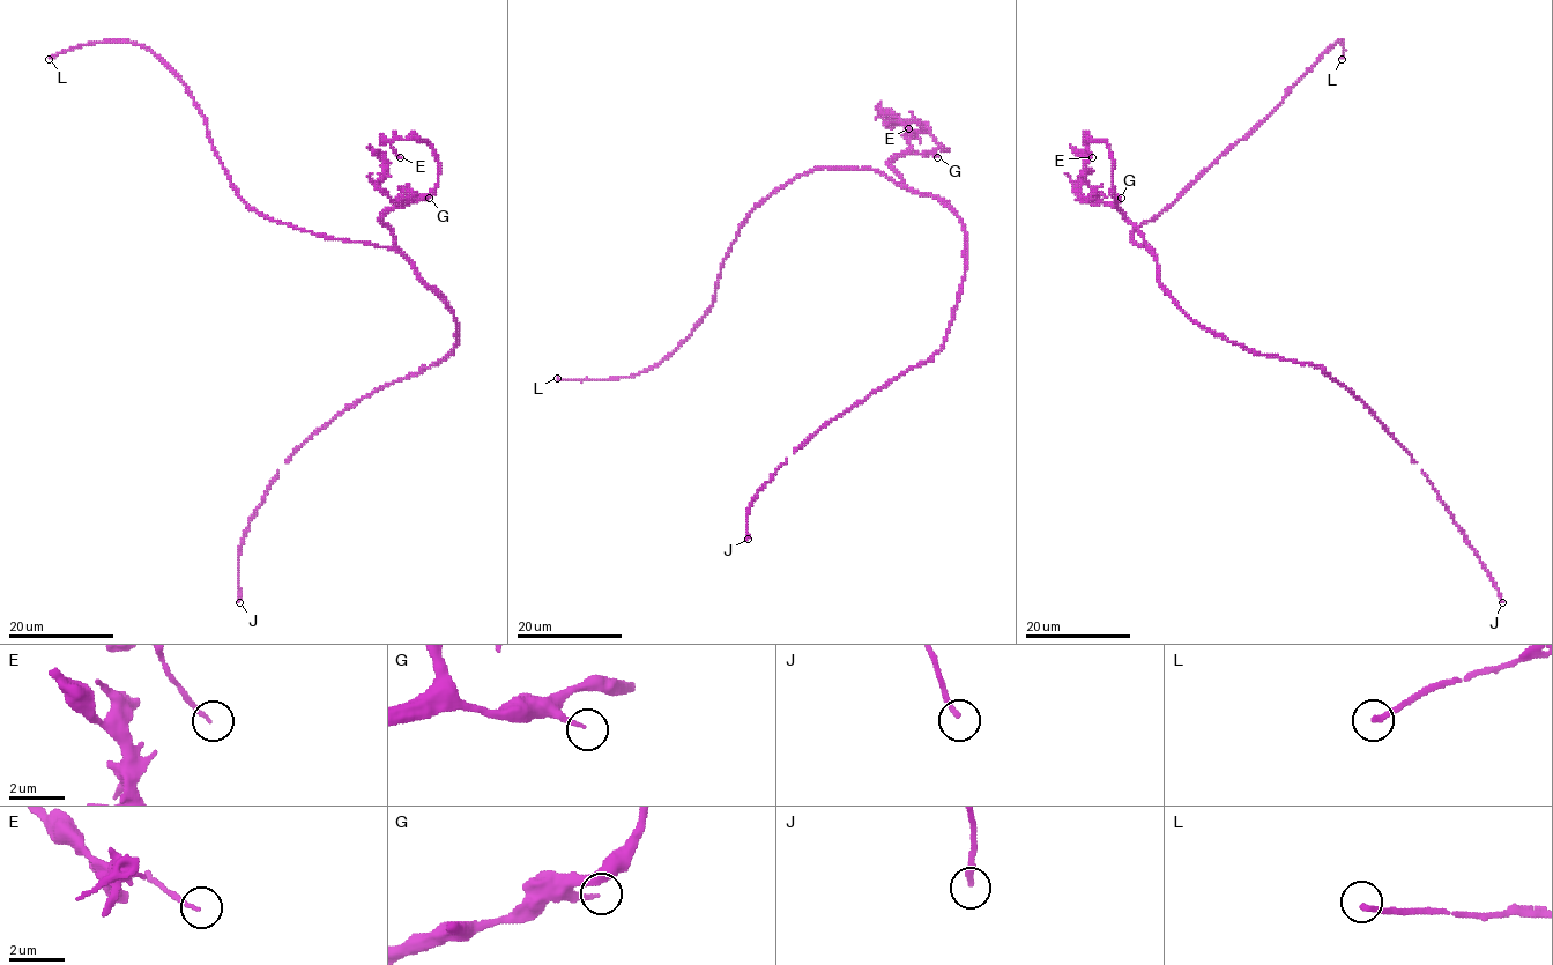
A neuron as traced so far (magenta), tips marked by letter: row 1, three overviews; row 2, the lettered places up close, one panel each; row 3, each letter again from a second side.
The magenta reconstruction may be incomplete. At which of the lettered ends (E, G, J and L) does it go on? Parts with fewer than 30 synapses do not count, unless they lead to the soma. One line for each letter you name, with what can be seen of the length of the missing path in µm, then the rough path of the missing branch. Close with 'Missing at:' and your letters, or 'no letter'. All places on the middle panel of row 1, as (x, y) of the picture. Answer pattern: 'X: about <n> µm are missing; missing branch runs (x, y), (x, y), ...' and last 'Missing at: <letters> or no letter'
L: about 120 µm are missing
Missing at: L

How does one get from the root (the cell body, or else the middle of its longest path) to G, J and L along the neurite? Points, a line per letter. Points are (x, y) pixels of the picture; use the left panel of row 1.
G: (428, 286), (395, 245), (394, 234), (380, 219), (392, 209), (429, 198)
J: (428, 286), (453, 313), (455, 346), (444, 359), (349, 406), (284, 464), (250, 521), (240, 547), (239, 602)
L: (428, 286), (388, 247), (326, 238), (259, 215), (231, 183), (190, 89), (148, 50), (105, 41), (49, 59)

